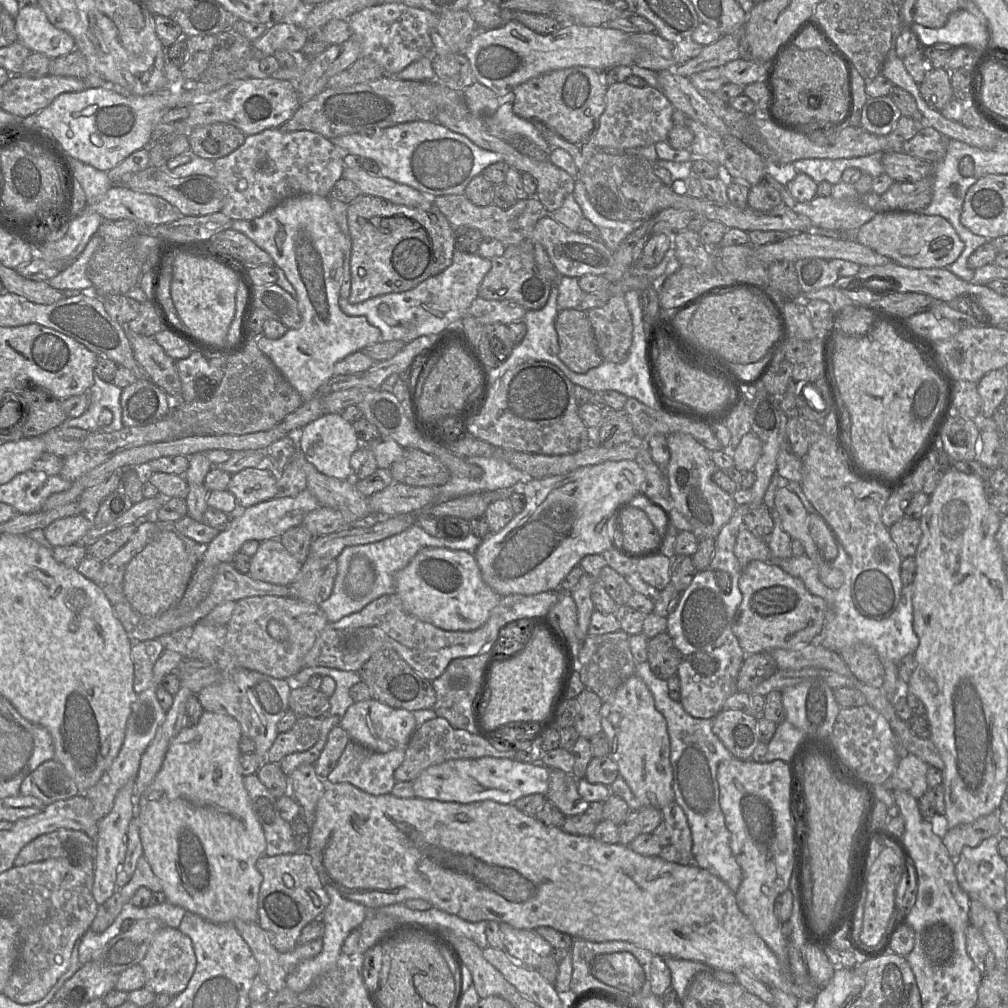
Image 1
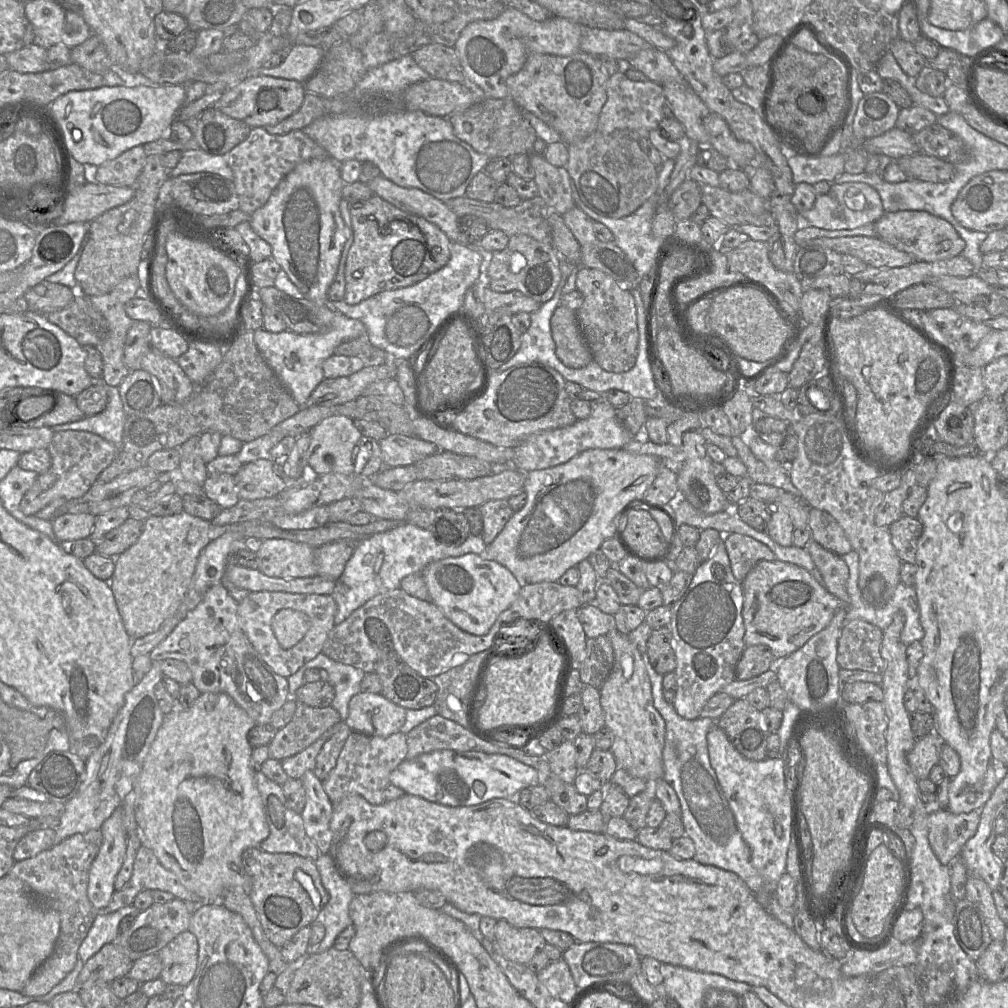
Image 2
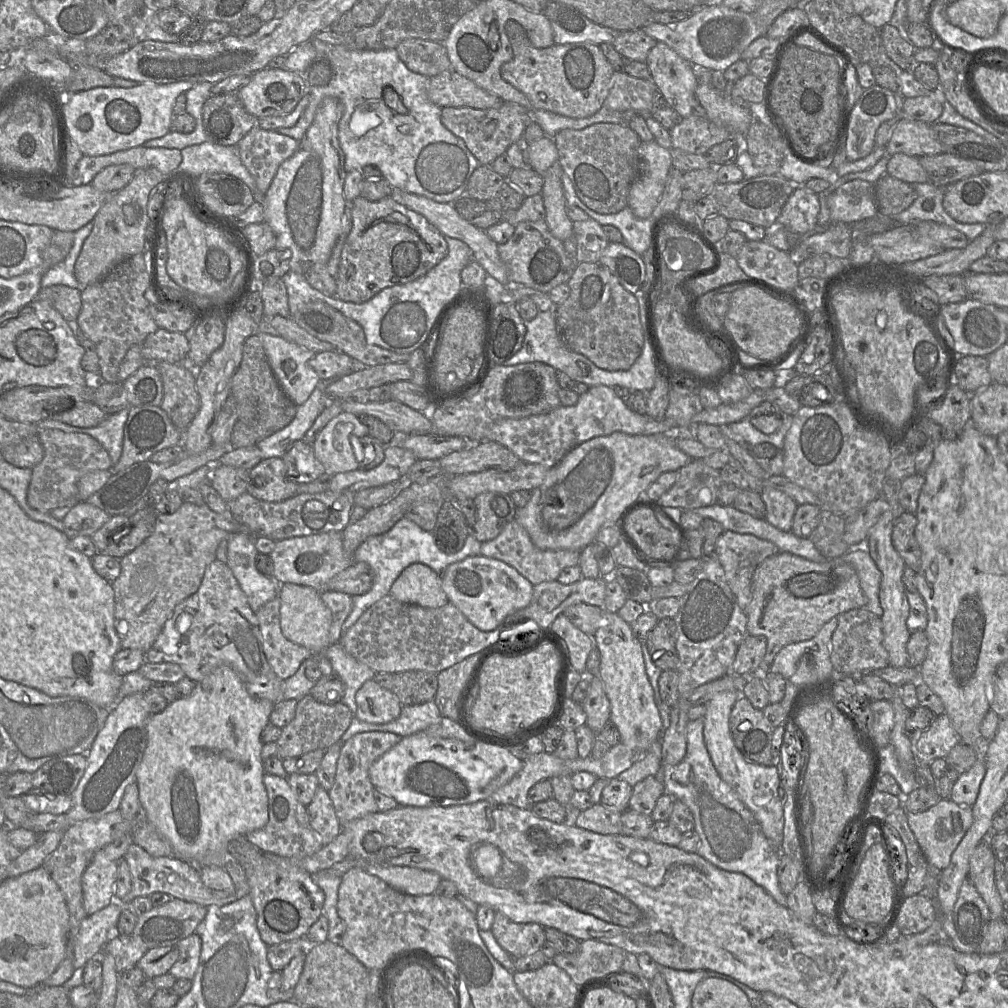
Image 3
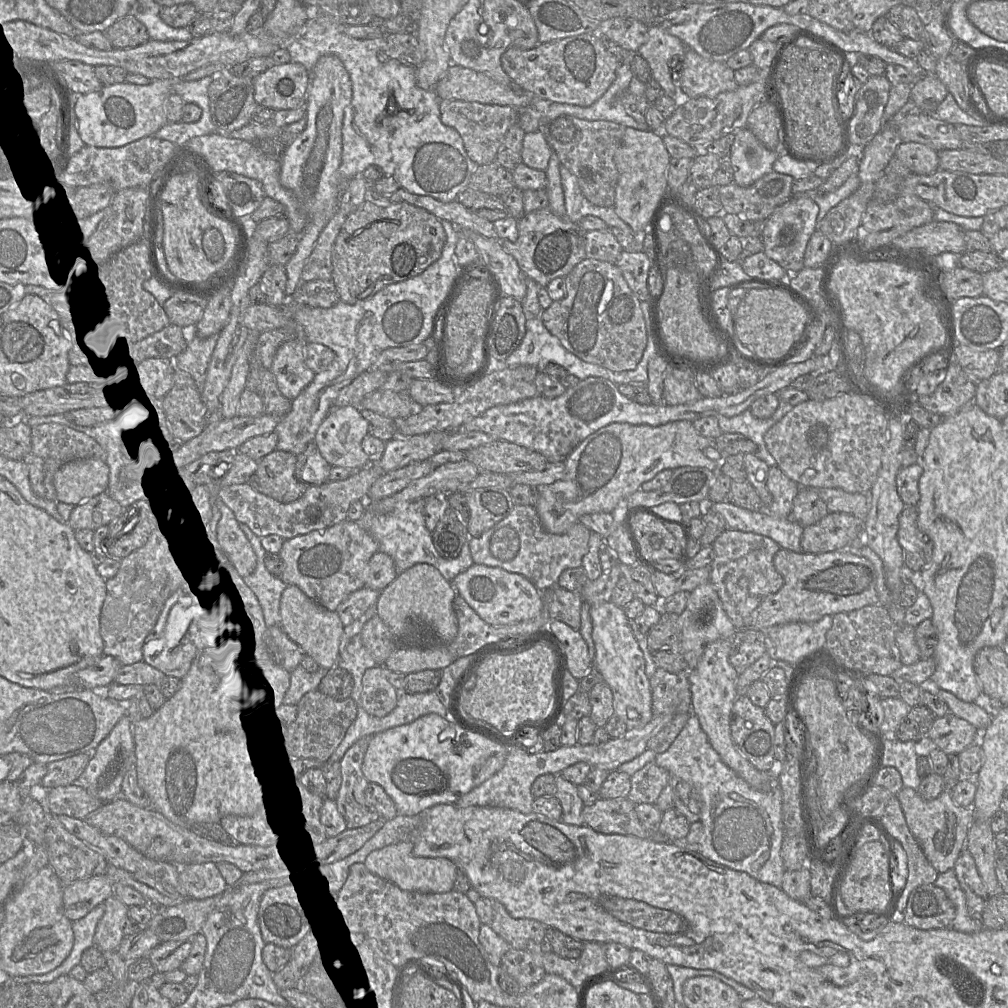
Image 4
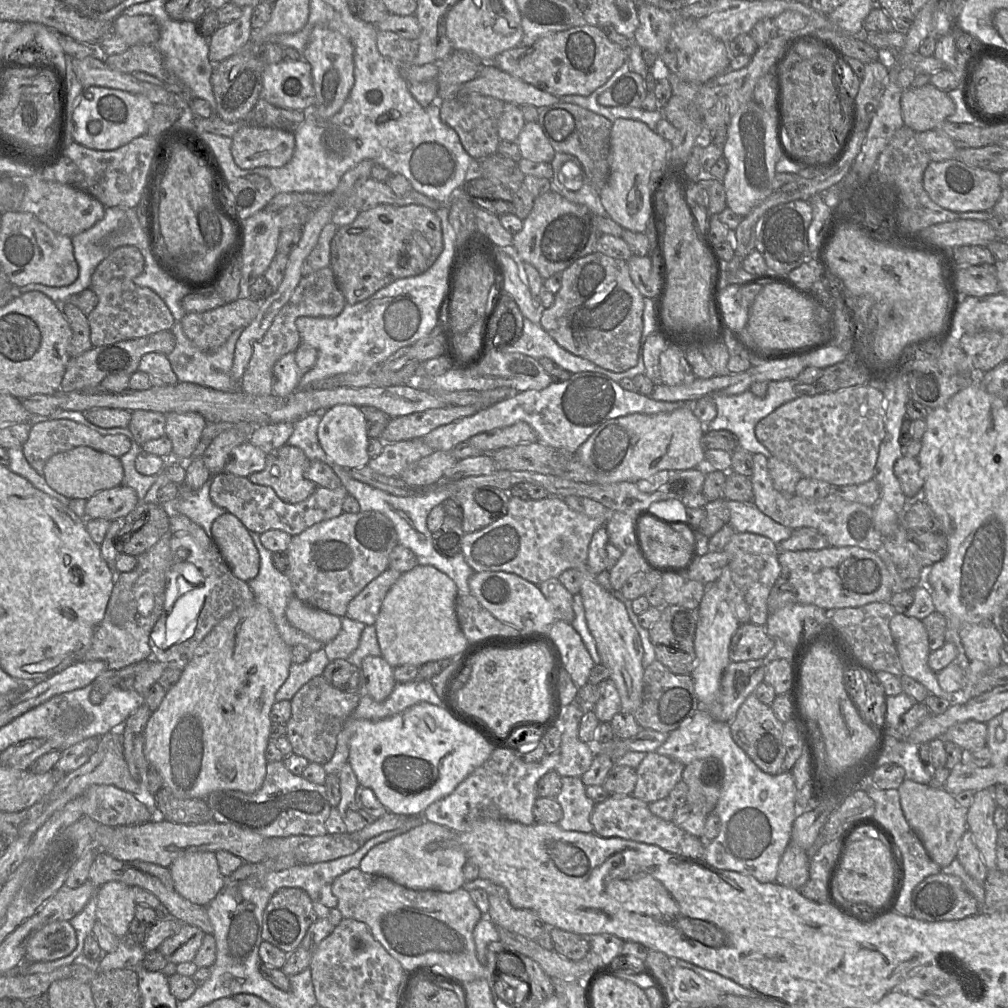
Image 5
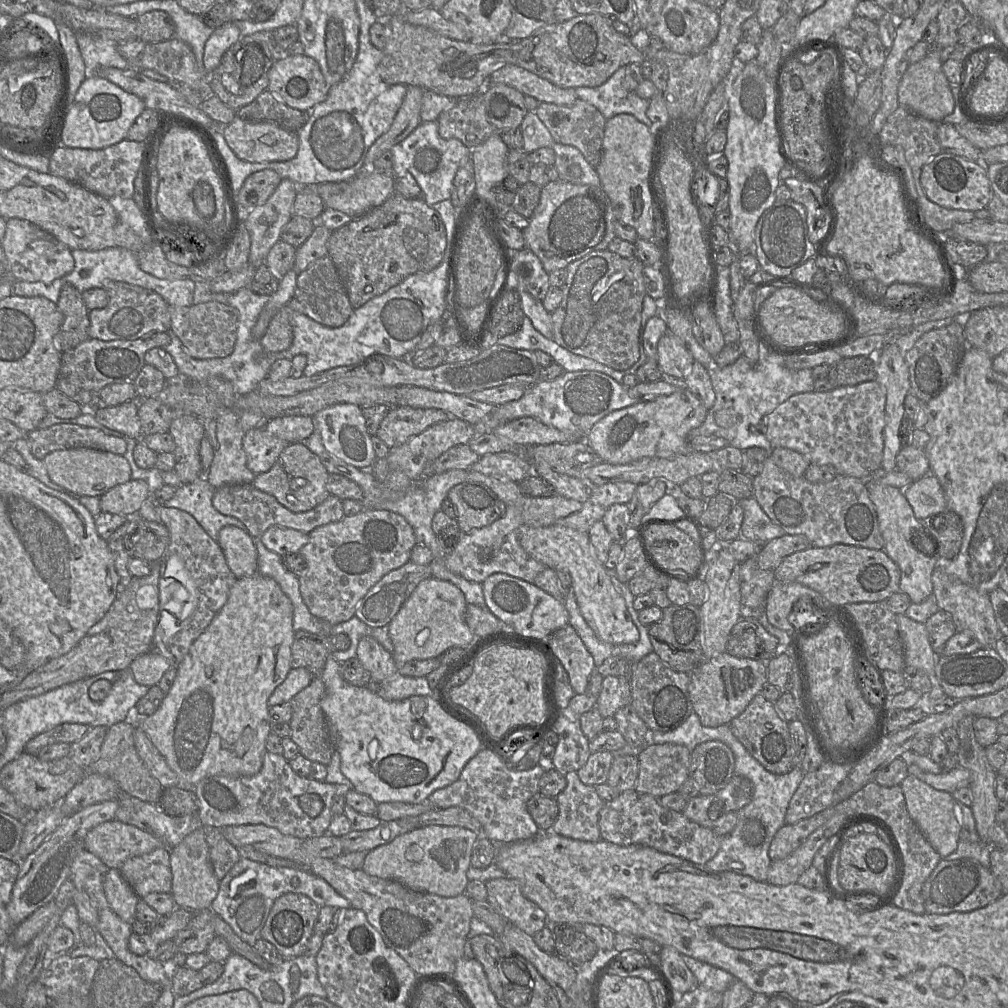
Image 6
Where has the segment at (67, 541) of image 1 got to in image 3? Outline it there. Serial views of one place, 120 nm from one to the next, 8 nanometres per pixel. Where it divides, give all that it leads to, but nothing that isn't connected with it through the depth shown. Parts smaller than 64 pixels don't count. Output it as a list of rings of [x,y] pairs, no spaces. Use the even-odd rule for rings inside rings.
[[[79,502],[70,509],[62,520],[63,533],[73,539],[77,536],[92,536],[109,519],[110,515],[87,502]]]

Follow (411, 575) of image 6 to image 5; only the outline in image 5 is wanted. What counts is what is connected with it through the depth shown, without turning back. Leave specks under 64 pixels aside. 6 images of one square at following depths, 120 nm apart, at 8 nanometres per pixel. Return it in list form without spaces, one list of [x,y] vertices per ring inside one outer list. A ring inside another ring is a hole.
[[[386,569],[349,602],[346,616],[365,625],[375,625],[384,597],[400,576],[400,572]]]

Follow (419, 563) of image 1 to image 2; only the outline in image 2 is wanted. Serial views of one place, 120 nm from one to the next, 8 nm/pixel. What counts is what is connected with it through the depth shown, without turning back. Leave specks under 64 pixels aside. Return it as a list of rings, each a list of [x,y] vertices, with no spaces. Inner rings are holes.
[[[473,553],[432,562],[421,574],[430,601],[453,624],[476,636],[483,636],[489,632],[499,615],[517,599],[522,587],[522,582],[506,567]]]

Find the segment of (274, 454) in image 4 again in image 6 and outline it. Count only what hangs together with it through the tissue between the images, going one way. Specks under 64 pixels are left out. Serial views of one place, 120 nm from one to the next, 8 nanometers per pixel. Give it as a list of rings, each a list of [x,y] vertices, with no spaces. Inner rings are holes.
[[[293,442],[280,453],[269,471],[255,475],[252,484],[256,489],[275,497],[288,510],[305,512],[313,509],[330,495],[326,488],[328,476],[328,471],[316,454],[303,442]]]

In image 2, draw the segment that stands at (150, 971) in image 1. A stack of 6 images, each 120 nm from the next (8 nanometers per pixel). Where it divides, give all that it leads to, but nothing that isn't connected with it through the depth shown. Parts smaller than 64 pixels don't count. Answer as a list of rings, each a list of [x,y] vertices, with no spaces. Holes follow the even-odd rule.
[[[182,932],[156,954],[162,962],[159,978],[164,983],[183,987],[190,983],[198,962],[198,941],[194,934]]]

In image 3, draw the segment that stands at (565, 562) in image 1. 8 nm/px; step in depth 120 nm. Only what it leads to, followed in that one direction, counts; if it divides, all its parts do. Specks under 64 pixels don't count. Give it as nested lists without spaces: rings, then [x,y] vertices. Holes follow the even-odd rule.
[[[614,432],[607,436],[599,436],[587,440],[573,448],[564,458],[547,472],[543,484],[539,488],[532,490],[532,497],[528,504],[523,508],[518,508],[515,514],[515,520],[528,532],[533,544],[541,550],[575,550],[581,551],[587,545],[596,541],[596,536],[600,529],[605,525],[616,525],[620,514],[624,508],[644,496],[649,486],[664,472],[678,471],[681,467],[689,464],[693,458],[681,451],[677,447],[678,436],[672,433],[655,433],[649,435],[630,435],[624,432]]]

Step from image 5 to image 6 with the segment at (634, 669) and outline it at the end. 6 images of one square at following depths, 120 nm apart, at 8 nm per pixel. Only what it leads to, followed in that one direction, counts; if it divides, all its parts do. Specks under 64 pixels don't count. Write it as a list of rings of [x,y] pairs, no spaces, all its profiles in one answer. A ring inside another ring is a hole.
[[[561,525],[540,528],[522,526],[518,530],[518,540],[532,558],[546,567],[570,575],[580,612],[600,640],[613,645],[634,644],[639,640],[639,631],[626,602],[605,566],[596,558],[588,532]]]

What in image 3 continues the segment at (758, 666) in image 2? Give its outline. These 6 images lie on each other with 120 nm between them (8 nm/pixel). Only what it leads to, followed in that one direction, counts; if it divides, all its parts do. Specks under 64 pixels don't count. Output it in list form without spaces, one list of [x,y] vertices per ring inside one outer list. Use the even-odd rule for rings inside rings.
[[[746,635],[737,649],[731,672],[740,676],[757,674],[766,649],[766,637]]]

